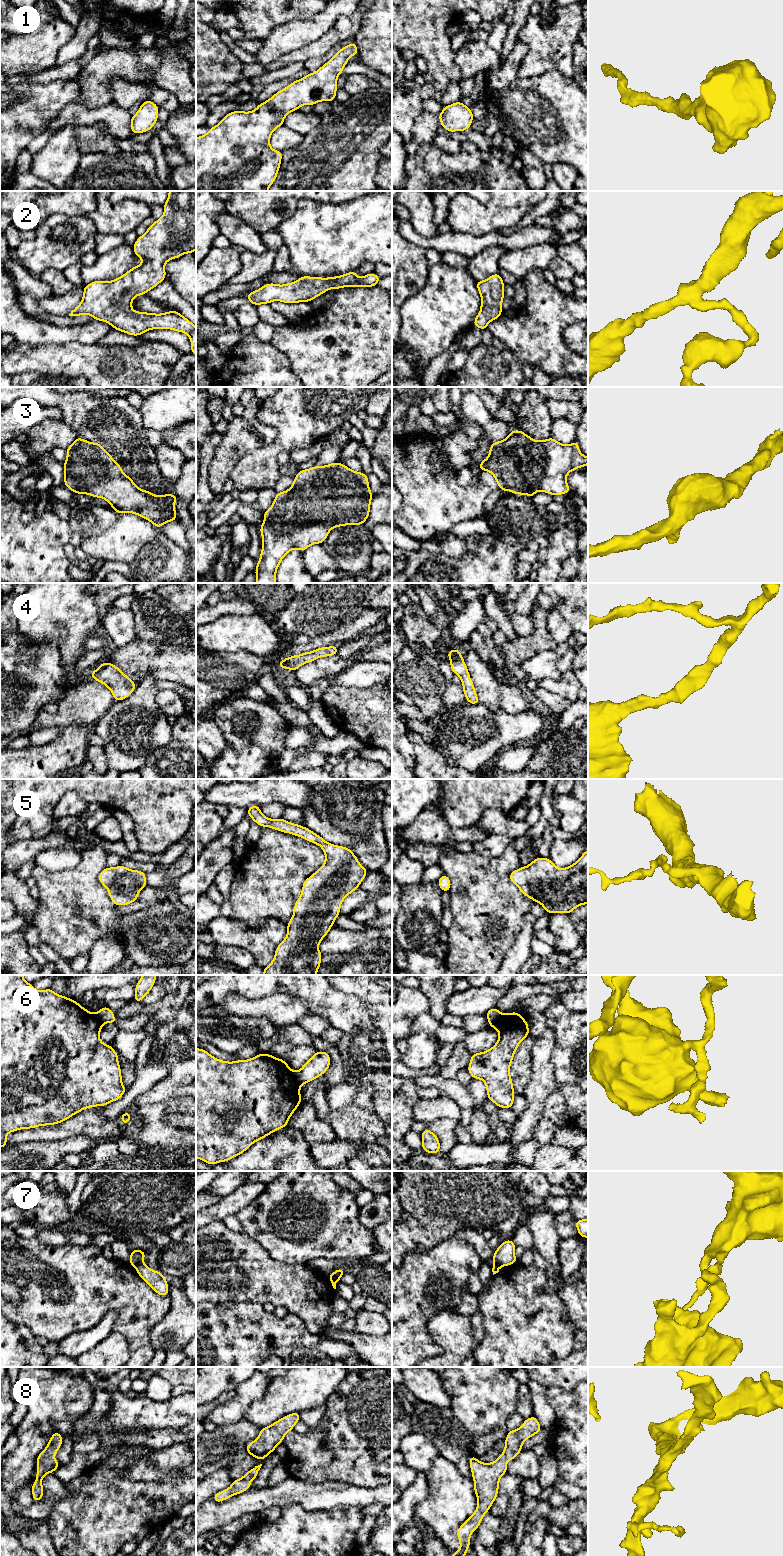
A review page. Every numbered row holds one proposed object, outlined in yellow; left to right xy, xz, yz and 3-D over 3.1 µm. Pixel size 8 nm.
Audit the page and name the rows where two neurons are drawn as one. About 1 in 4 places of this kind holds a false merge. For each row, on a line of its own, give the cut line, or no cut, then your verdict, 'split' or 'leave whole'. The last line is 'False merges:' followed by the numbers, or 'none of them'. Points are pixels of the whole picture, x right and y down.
1: no cut; leave whole
2: no cut; leave whole
3: no cut; leave whole
4: no cut; leave whole
5: no cut; leave whole
6: cut in yz along (502, 1014), (498, 1019), (489, 1022); split
7: cut in xy along (141, 1262), (134, 1266); split
8: no cut; leave whole
False merges: 6, 7

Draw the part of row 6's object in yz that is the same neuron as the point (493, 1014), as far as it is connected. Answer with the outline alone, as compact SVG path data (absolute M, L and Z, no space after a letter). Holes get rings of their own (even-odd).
M493 1007L489 1011L487 1011L485 1016L489 1022L494 1022L501 1018L502 1013L496 1007Z

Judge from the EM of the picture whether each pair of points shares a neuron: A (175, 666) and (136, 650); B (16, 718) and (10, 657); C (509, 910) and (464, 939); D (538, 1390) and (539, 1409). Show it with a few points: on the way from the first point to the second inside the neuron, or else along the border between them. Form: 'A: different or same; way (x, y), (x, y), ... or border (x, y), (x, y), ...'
A: same; way (165, 661), (146, 658)
B: same; way (31, 703), (32, 692), (37, 684), (25, 672)
C: same; way (498, 912), (491, 919), (487, 918), (475, 930)
D: same; way (538, 1395), (539, 1404)

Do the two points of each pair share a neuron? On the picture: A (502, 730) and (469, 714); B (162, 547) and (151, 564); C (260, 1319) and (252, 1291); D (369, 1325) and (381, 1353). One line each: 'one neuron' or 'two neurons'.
A: one neuron
B: one neuron
C: two neurons
D: two neurons

